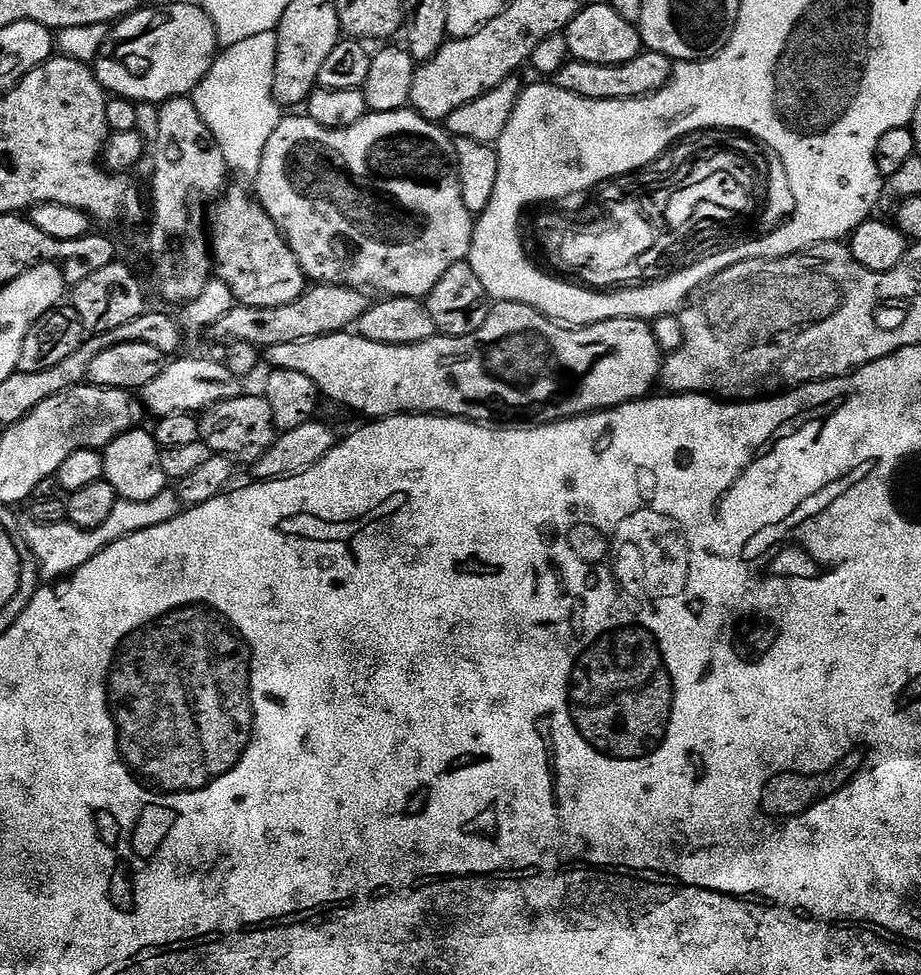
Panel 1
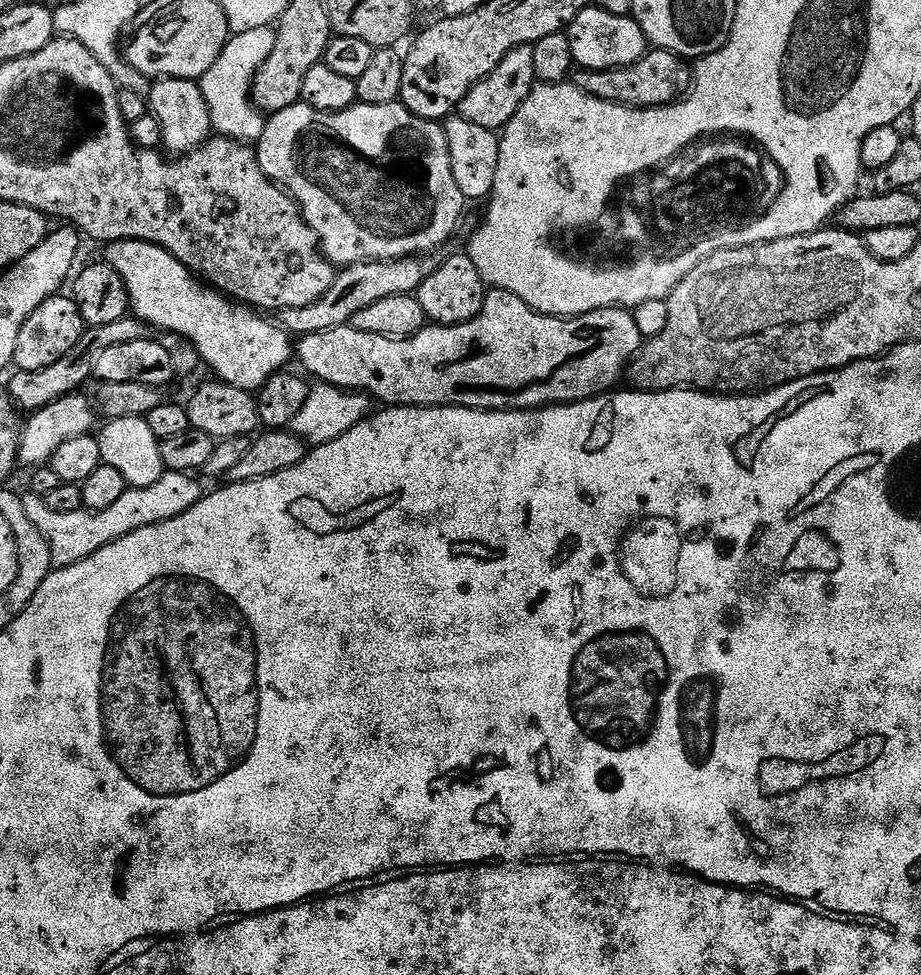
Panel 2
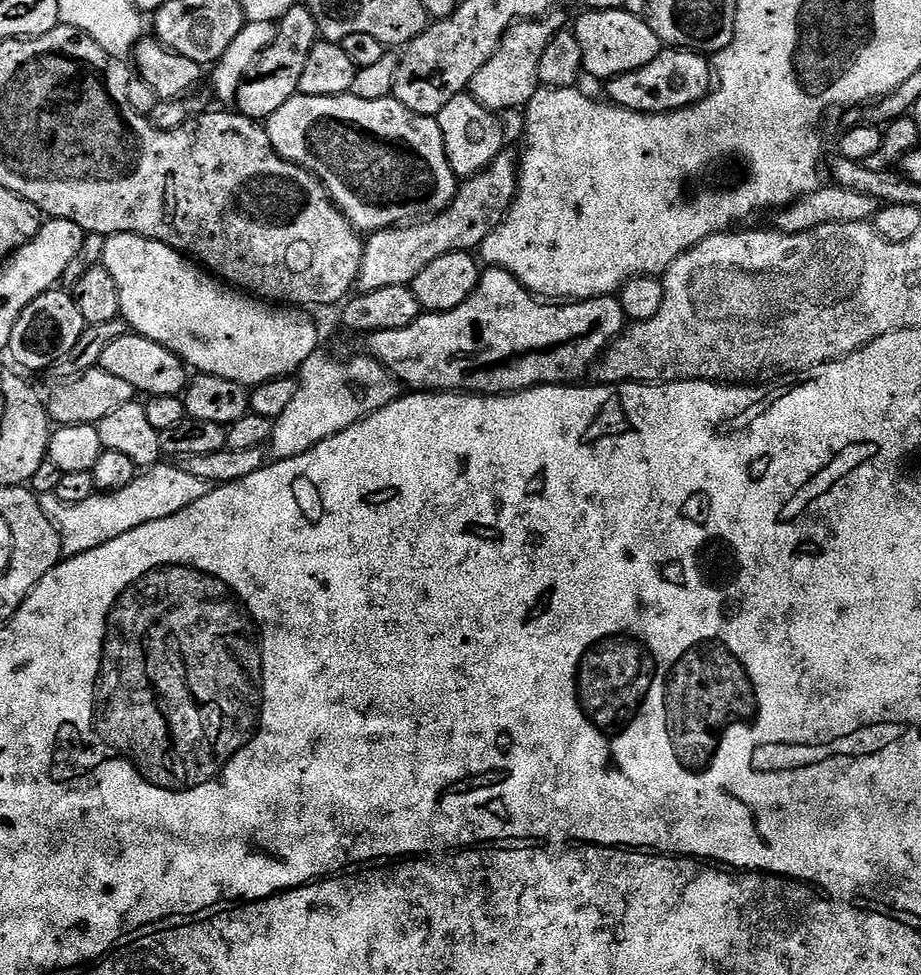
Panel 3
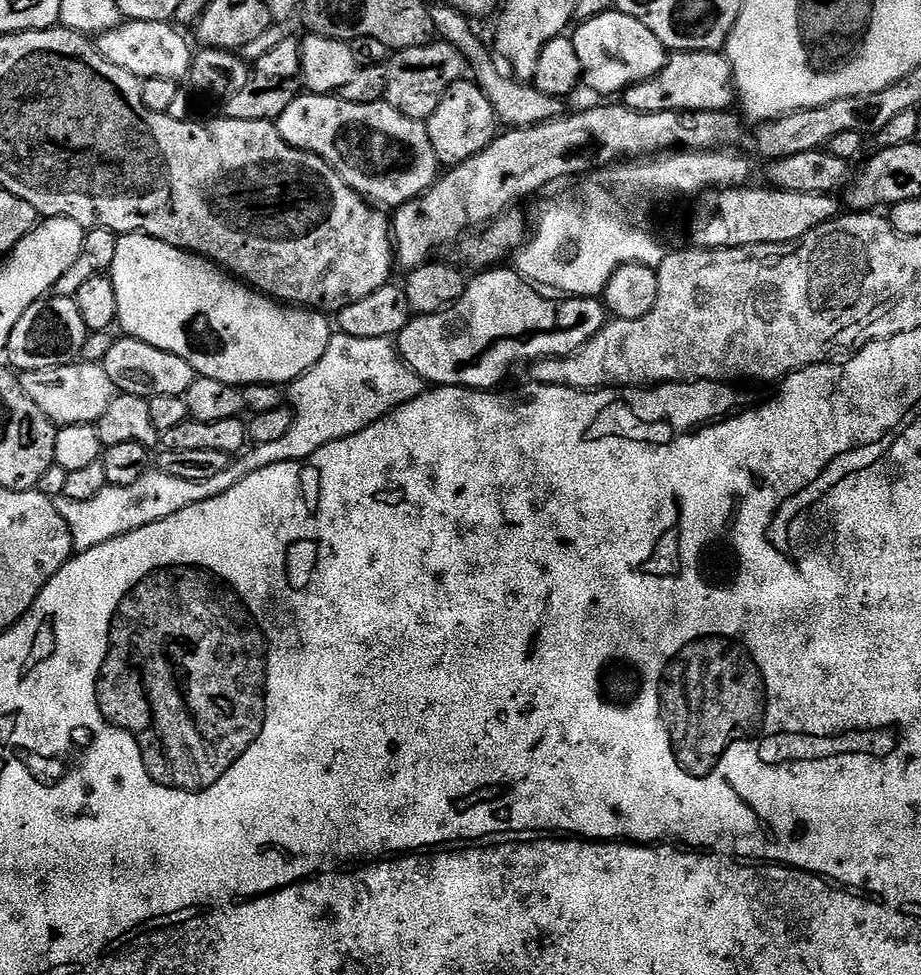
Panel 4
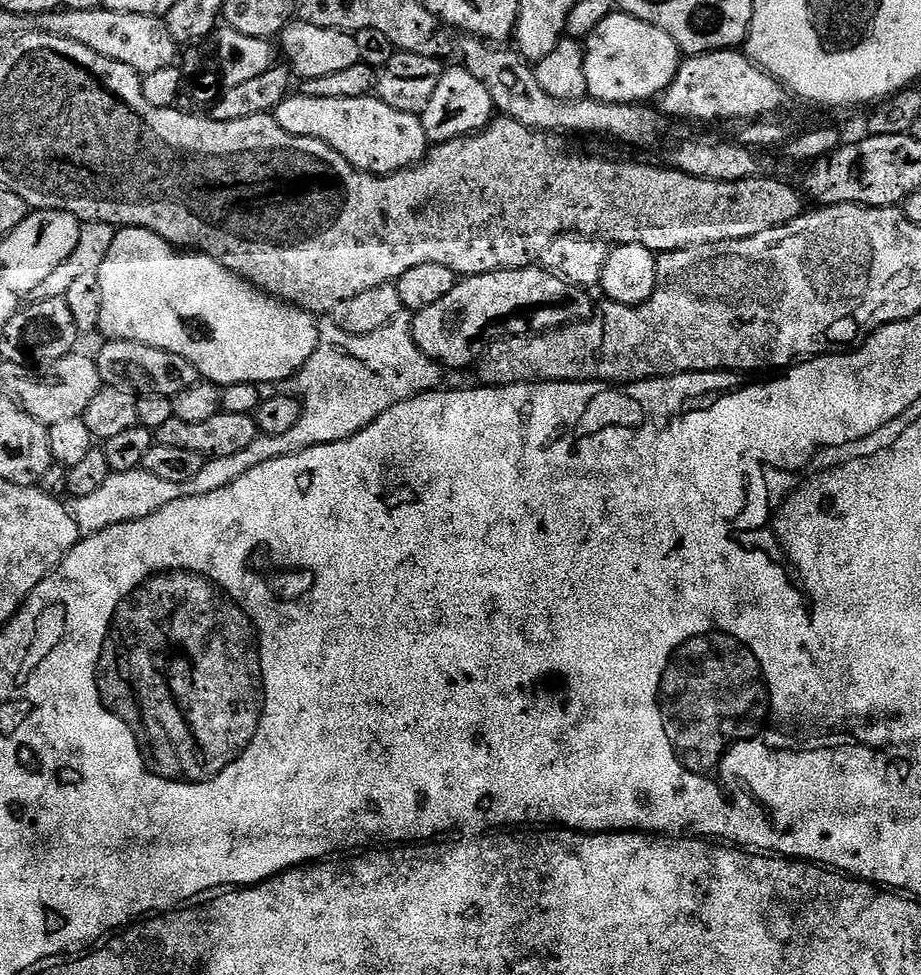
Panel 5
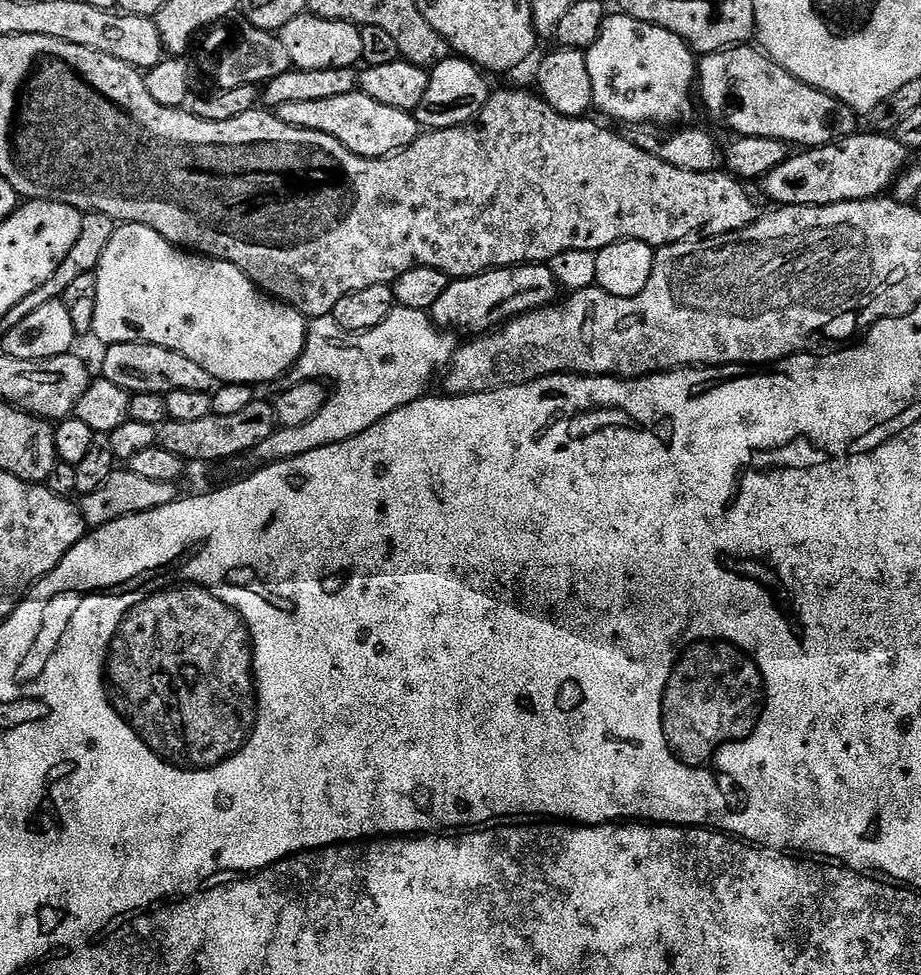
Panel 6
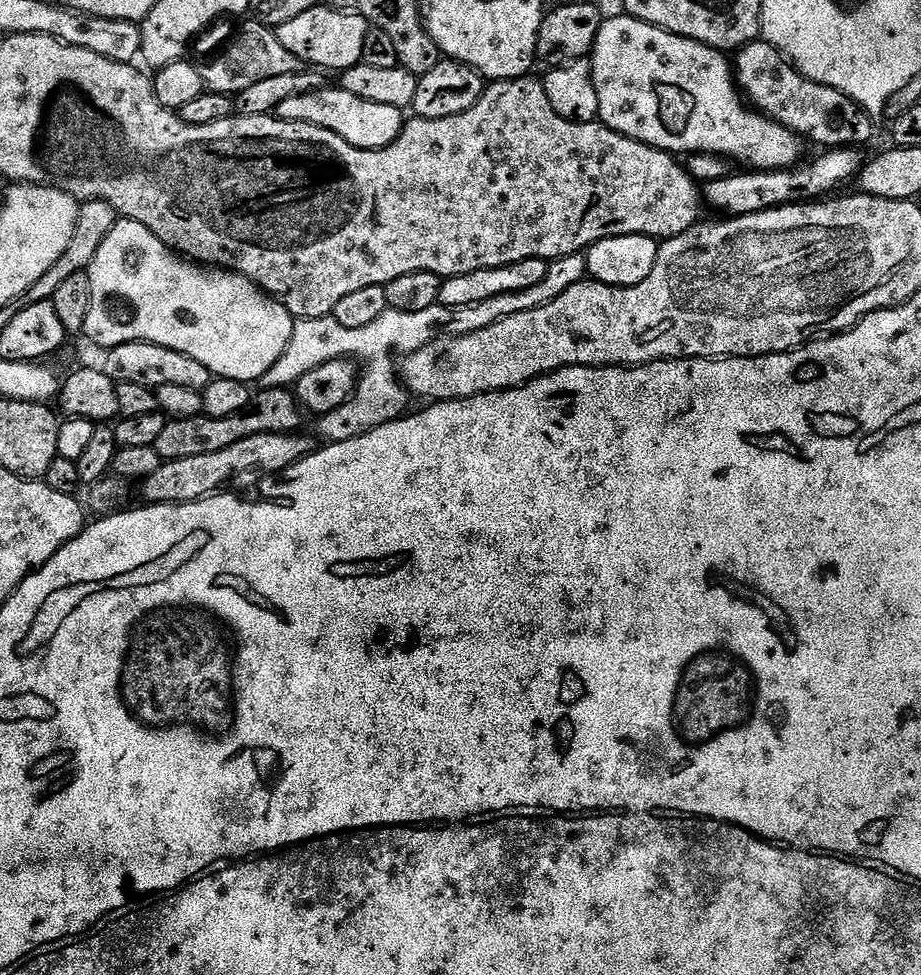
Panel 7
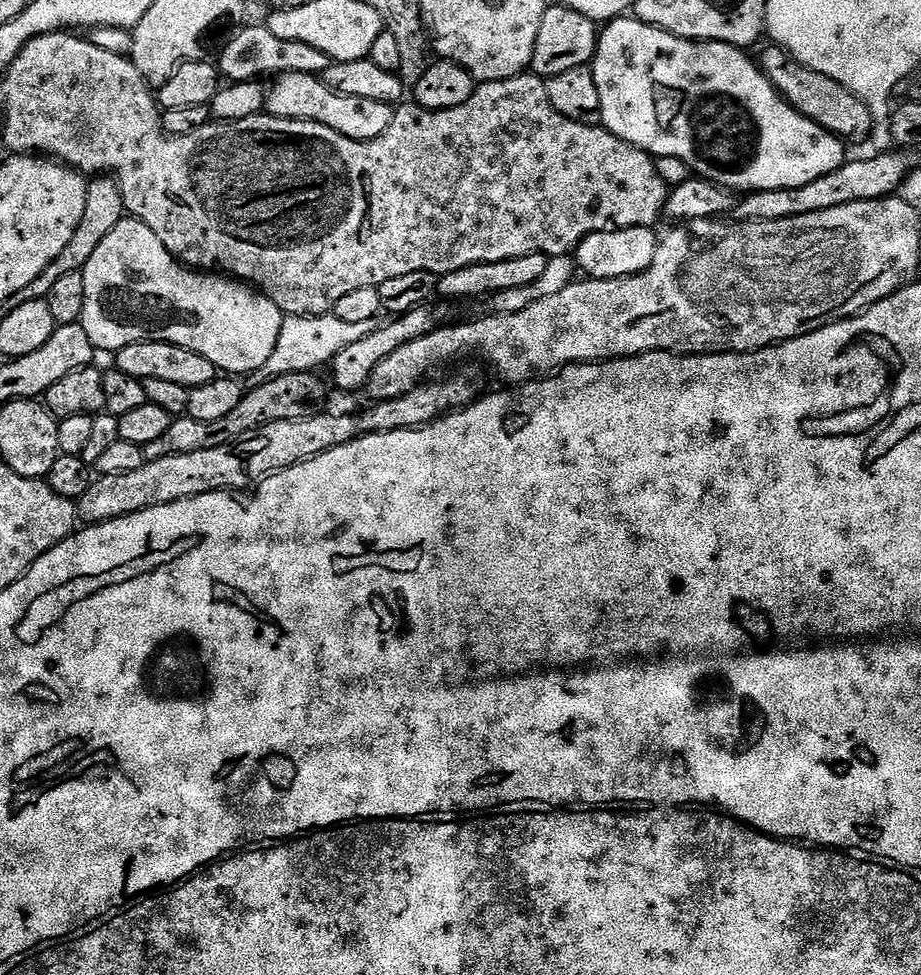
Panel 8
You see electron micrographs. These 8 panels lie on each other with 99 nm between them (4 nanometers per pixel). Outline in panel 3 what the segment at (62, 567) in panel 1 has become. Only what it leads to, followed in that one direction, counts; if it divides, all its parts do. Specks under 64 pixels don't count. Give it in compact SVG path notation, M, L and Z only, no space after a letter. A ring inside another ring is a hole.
M161 462L141 471L130 486L122 486L117 492L100 492L86 498L86 502L64 504L55 492L39 496L42 510L56 523L62 538L64 556L81 556L83 552L94 550L114 538L122 538L130 530L142 526L146 522L158 522L162 518L170 518L170 514L178 514L178 510L186 510L198 498L206 498L214 485L206 482L206 478L198 478L195 474L186 474L175 463Z

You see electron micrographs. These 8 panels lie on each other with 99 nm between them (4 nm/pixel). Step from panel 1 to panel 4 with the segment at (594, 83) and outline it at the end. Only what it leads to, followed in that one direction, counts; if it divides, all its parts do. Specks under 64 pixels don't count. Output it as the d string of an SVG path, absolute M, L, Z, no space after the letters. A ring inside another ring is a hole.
M723 51L672 52L654 78L632 84L622 93L622 103L639 112L722 112L737 100L732 63Z

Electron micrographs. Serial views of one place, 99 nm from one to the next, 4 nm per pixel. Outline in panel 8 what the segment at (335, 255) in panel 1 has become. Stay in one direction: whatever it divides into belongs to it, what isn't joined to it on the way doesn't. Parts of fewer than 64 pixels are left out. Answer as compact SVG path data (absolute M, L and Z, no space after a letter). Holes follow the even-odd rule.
M282 73L271 82L266 92L266 112L281 120L309 120L326 126L340 136L351 140L373 140L390 126L393 105L374 102L370 98L346 98L346 94L334 94L319 75L310 73Z

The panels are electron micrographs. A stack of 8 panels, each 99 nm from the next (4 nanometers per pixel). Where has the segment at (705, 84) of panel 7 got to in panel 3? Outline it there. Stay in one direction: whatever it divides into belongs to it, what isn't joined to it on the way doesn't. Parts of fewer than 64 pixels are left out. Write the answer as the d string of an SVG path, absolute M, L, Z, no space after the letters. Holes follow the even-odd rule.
M627 10L613 12L585 11L585 16L574 25L578 38L578 46L582 46L582 62L584 72L589 77L607 82L618 74L626 74L630 70L638 70L646 66L662 51L662 45L654 30L646 26L646 22L638 19Z

